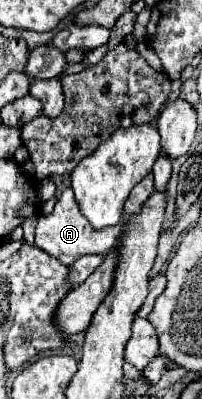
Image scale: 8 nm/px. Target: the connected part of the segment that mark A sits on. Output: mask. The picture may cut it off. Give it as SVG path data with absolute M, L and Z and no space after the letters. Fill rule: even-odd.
M65 188L61 198L55 204L55 210L51 214L39 218L39 222L35 226L35 246L45 250L47 254L55 256L63 264L71 266L77 258L81 258L85 254L107 254L107 250L113 246L113 242L117 240L119 234L121 234L121 224L107 226L107 228L101 228L101 230L93 228L87 222L87 218L83 218L73 190Z

